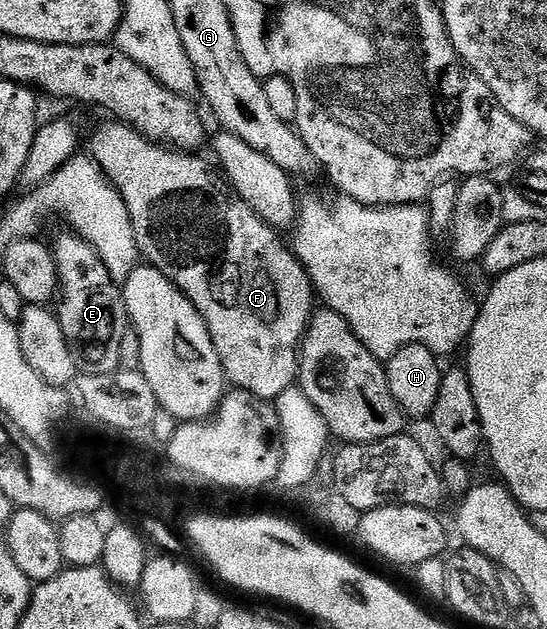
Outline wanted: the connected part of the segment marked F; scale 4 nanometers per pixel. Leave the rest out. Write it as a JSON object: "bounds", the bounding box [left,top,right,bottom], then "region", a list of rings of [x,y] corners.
{"bounds":[89,119,316,402],"region":[[[110,119],[107,125],[102,125],[90,137],[89,156],[102,170],[104,175],[114,184],[118,194],[124,199],[128,207],[128,215],[132,219],[132,231],[136,235],[139,254],[144,258],[145,264],[153,265],[159,269],[163,275],[174,282],[174,286],[184,294],[196,307],[196,311],[204,319],[204,323],[210,332],[212,343],[216,347],[216,355],[222,364],[222,372],[225,373],[227,382],[235,389],[248,391],[252,396],[260,398],[262,401],[273,402],[282,392],[296,385],[298,380],[298,358],[302,348],[302,336],[306,333],[306,328],[310,325],[310,318],[316,312],[316,294],[314,285],[310,281],[310,276],[306,274],[306,267],[298,262],[294,256],[293,248],[281,241],[279,230],[273,229],[271,225],[266,225],[259,217],[242,202],[237,195],[232,196],[232,190],[225,180],[217,172],[206,166],[202,155],[195,155],[193,152],[179,151],[174,147],[167,147],[165,144],[158,144],[157,141],[150,141],[142,133],[130,125],[119,123]]]}

